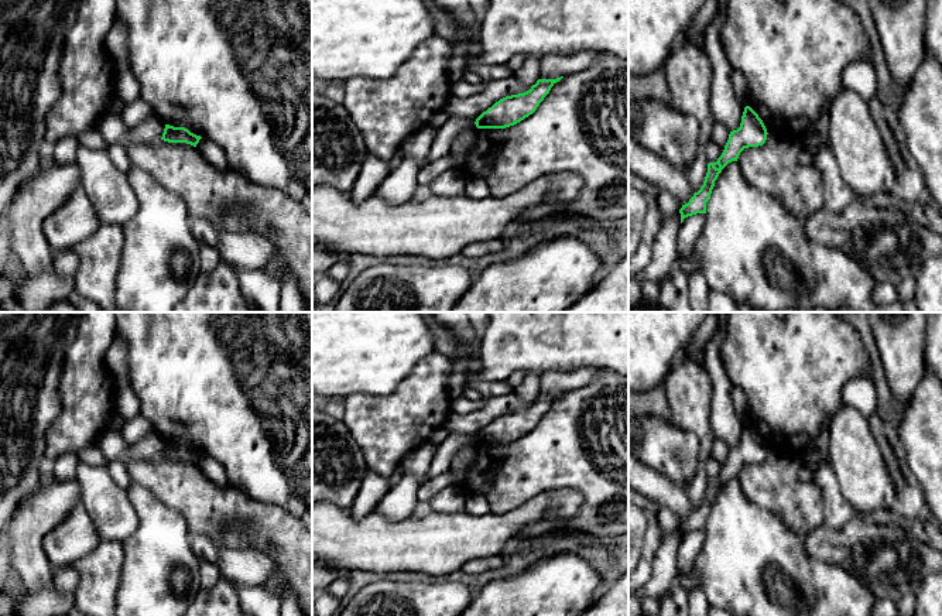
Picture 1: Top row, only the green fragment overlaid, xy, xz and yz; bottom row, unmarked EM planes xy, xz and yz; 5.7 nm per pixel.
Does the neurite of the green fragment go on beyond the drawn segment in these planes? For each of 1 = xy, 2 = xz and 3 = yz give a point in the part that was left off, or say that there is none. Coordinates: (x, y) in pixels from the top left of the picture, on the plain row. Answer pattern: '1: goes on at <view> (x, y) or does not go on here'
1: does not go on here
2: does not go on here
3: does not go on here

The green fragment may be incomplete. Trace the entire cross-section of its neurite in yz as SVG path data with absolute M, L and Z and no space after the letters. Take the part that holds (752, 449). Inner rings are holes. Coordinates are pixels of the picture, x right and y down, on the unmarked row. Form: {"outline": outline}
{"outline": "M746 422L741 439L737 446L730 448L729 456L725 462L722 472L716 479L708 480L708 489L703 497L703 502L688 520L682 521L679 526L681 540L685 534L706 530L706 519L710 516L715 497L717 496L722 486L732 478L737 478L740 469L749 463L763 462L767 456L767 445L758 431L750 424Z"}

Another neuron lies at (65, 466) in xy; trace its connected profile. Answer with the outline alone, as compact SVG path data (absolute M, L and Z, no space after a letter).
M66 452L54 459L54 476L56 482L75 480L79 459L76 452Z

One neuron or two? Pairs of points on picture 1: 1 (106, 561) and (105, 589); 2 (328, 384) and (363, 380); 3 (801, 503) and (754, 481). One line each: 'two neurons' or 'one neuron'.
1: one neuron
2: one neuron
3: one neuron

